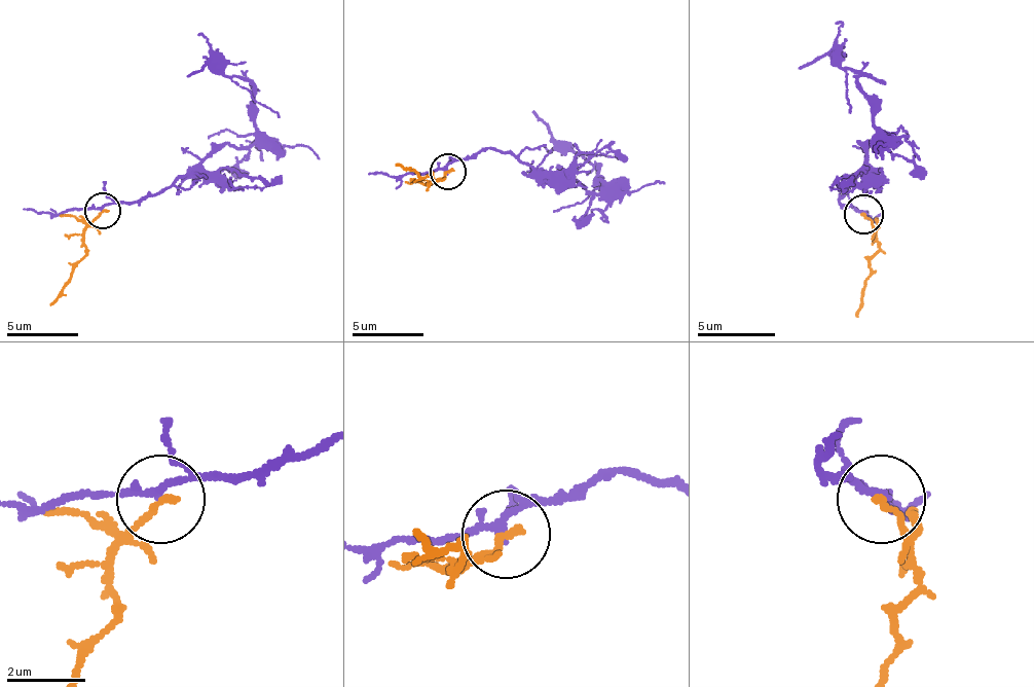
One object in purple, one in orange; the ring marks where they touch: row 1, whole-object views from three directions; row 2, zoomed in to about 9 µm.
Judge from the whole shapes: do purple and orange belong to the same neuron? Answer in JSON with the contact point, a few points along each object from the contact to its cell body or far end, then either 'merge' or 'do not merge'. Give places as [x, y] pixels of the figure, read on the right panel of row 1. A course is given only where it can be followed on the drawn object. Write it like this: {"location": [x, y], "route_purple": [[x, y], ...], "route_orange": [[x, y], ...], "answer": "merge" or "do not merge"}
{"location": [863, 214], "route_purple": [[864, 213], [842, 193], [869, 147], [888, 139], [873, 123], [873, 100], [825, 58], [799, 69]], "route_orange": [[864, 213], [877, 241], [857, 318]], "answer": "do not merge"}

